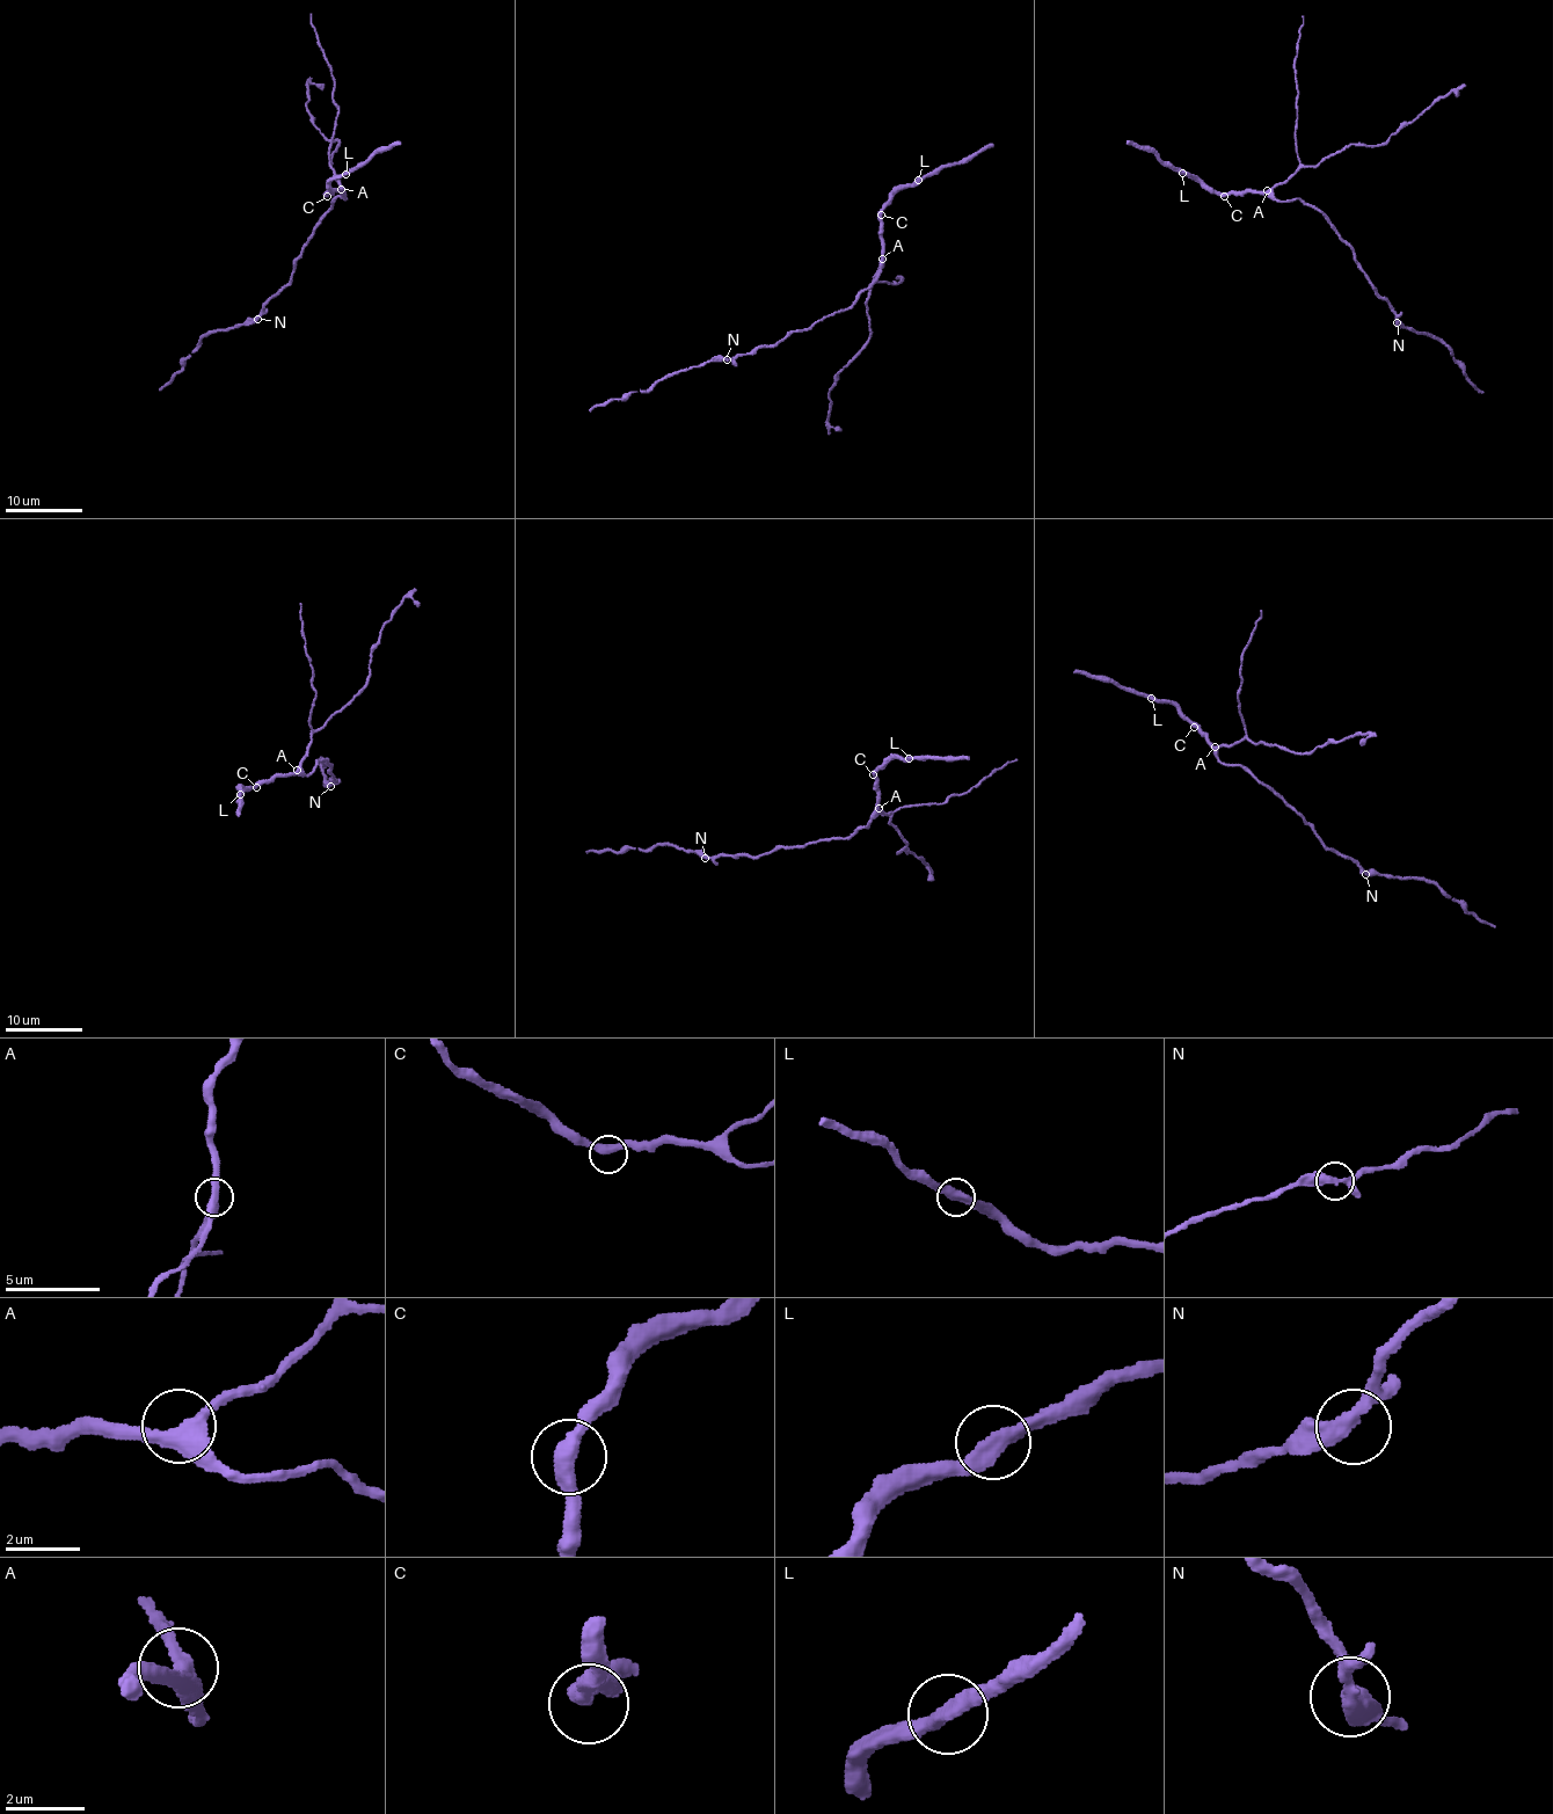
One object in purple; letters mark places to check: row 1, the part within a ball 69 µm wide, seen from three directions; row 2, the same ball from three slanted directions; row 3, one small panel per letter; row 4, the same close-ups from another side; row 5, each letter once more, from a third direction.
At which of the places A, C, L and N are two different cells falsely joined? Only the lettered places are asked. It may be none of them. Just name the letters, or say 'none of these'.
none of these

